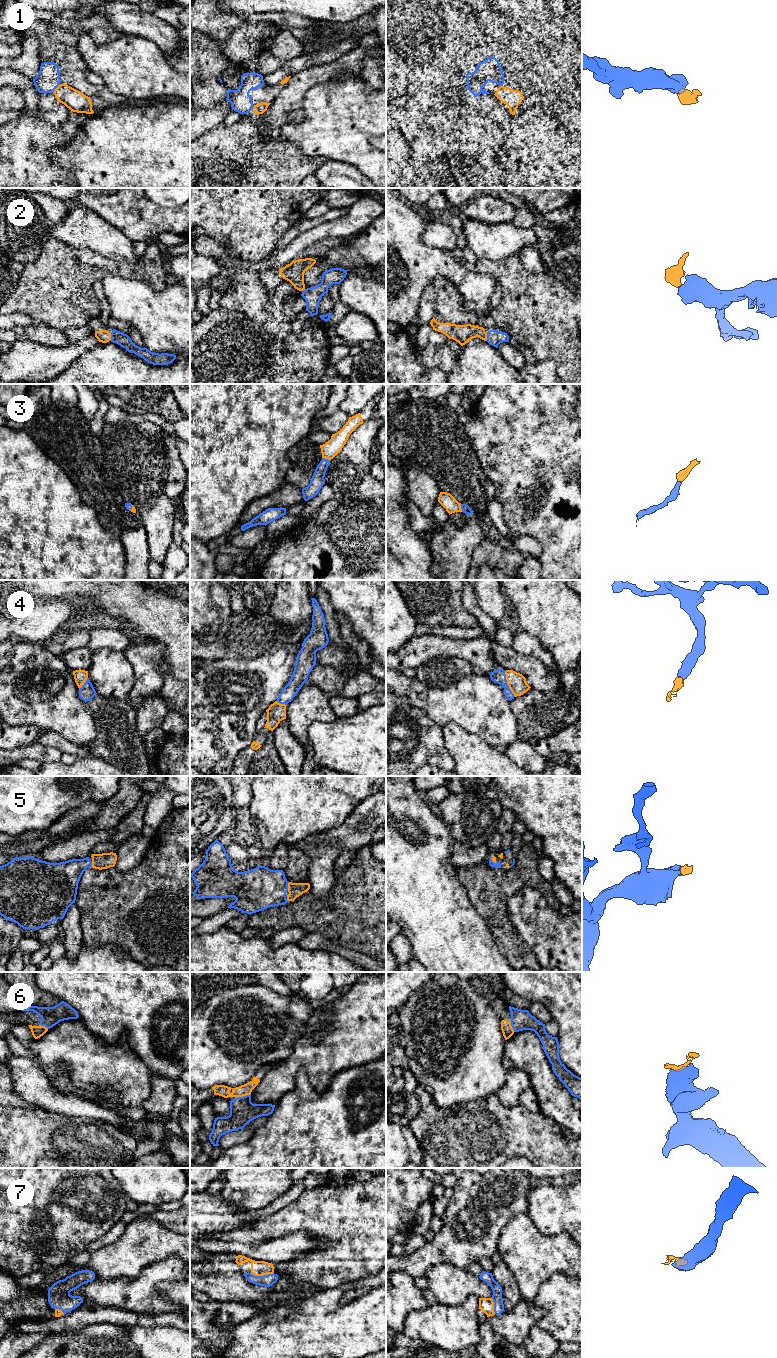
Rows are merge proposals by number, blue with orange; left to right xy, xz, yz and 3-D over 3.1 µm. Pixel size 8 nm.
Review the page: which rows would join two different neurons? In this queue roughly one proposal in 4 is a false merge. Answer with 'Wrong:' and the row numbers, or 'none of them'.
Wrong: none of them

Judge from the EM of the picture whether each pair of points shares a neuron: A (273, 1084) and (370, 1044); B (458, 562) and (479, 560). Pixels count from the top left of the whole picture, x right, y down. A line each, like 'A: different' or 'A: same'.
A: same
B: different

